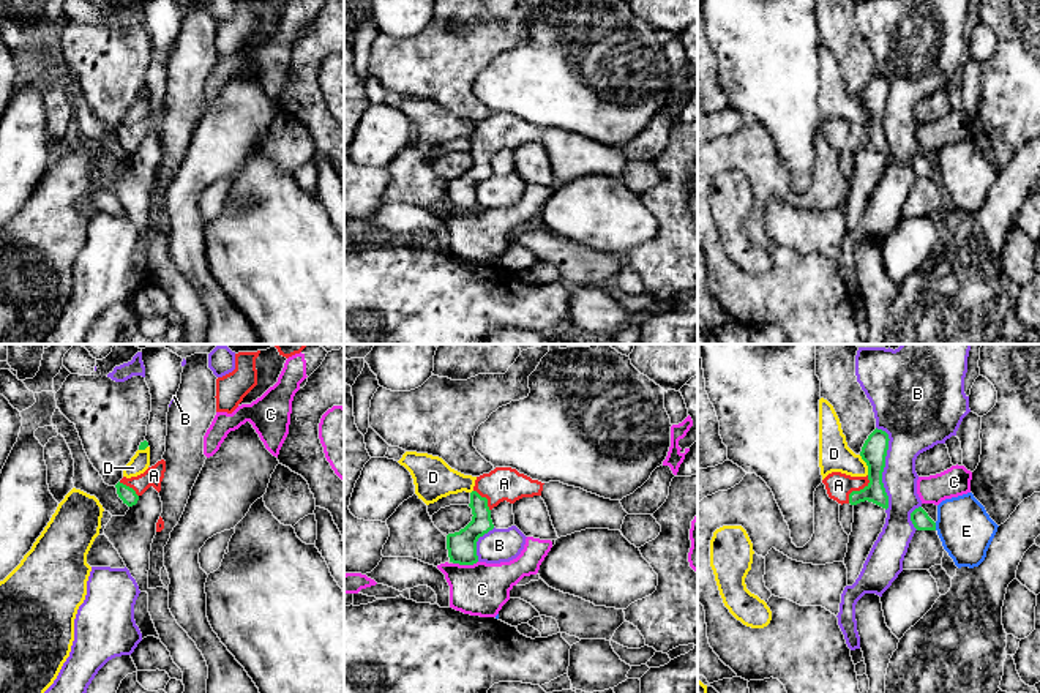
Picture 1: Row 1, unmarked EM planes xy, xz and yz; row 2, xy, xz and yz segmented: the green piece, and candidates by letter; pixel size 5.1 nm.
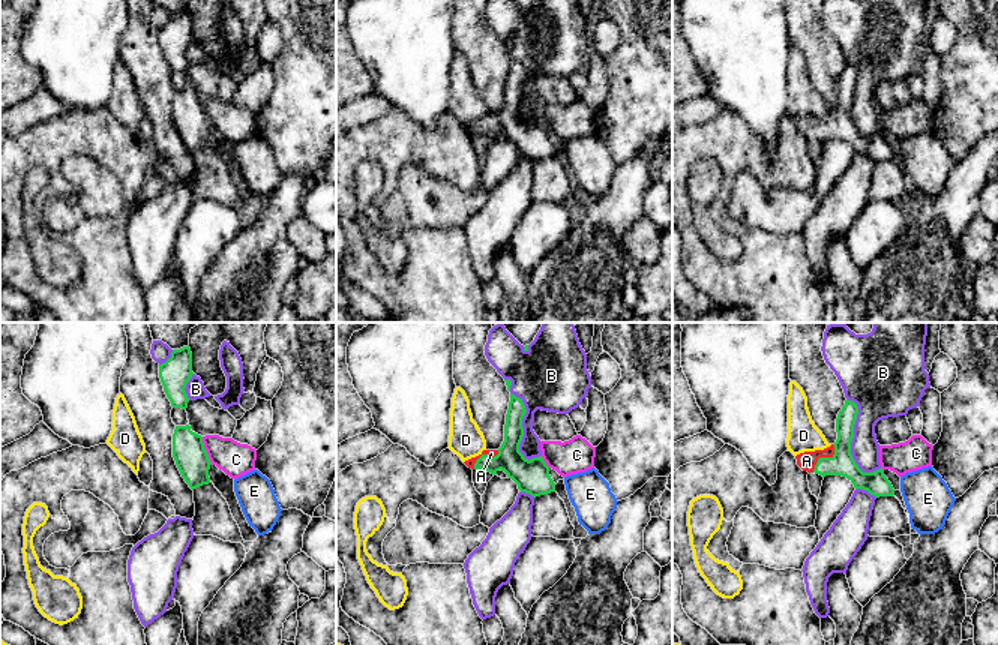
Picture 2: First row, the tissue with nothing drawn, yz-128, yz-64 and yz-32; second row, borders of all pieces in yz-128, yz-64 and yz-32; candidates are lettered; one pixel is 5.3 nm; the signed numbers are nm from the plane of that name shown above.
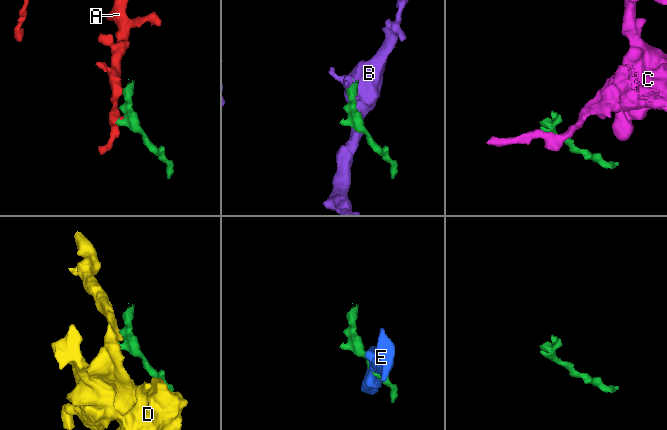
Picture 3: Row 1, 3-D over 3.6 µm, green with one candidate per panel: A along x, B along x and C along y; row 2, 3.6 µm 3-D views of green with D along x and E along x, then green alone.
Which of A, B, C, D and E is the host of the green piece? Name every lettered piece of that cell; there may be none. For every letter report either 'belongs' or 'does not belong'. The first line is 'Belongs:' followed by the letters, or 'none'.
Belongs: A
A: belongs
B: does not belong
C: does not belong
D: does not belong
E: does not belong

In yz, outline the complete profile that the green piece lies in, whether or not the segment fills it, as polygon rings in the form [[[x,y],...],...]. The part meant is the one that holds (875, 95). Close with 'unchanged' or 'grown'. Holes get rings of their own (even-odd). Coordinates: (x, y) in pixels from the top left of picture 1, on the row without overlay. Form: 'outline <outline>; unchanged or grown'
outline [[[874,76],[865,87],[860,103],[868,112],[866,123],[851,123],[841,118],[829,120],[822,129],[830,145],[838,150],[857,152],[860,148],[873,148],[882,155],[888,155],[888,142],[882,129],[885,103],[888,96],[888,81]]]; grown

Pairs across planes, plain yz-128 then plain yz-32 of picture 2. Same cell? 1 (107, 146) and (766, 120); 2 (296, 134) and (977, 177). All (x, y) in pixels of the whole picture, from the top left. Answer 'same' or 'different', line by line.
1: different
2: different

